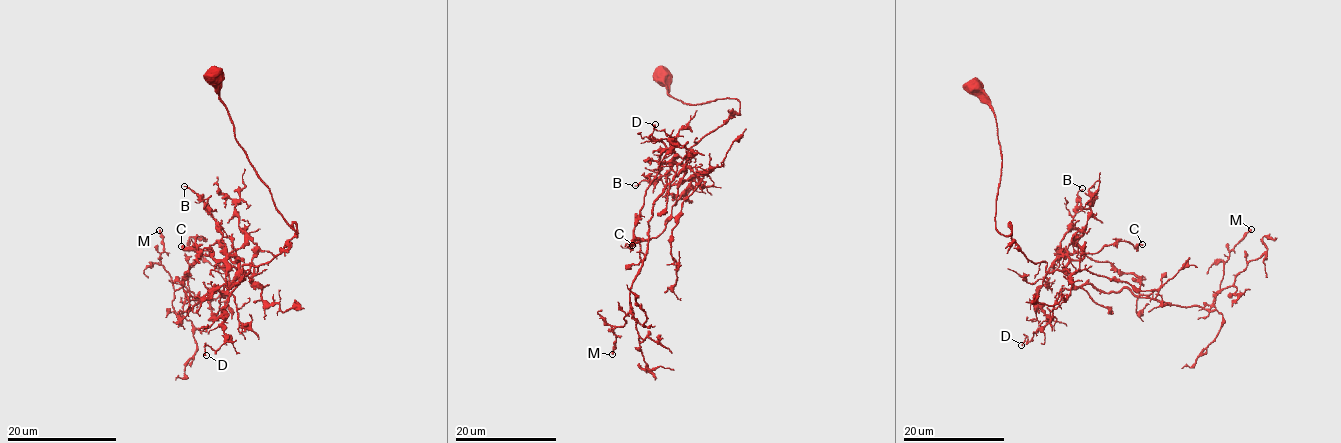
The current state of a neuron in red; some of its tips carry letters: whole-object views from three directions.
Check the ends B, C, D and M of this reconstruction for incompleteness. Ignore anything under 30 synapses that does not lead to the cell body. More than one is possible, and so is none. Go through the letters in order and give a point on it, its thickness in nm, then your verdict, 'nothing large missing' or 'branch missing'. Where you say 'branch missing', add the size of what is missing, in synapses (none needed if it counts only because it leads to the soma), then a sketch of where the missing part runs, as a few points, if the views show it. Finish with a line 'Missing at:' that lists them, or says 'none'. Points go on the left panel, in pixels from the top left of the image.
B: (184, 186) | 160 nm | nothing large missing
C: (181, 246) | 200 nm | nothing large missing
D: (206, 355) | 170 nm | nothing large missing
M: (159, 230) | 280 nm | nothing large missing
Missing at: none

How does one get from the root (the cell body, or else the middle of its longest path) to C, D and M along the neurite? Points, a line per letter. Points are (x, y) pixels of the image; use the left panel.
C: (211, 76), (238, 145), (297, 237), (269, 261), (243, 265), (240, 276), (218, 242), (181, 246)
D: (211, 76), (297, 237), (243, 265), (225, 341), (206, 355)
M: (211, 76), (238, 145), (297, 237), (179, 315), (159, 230)

